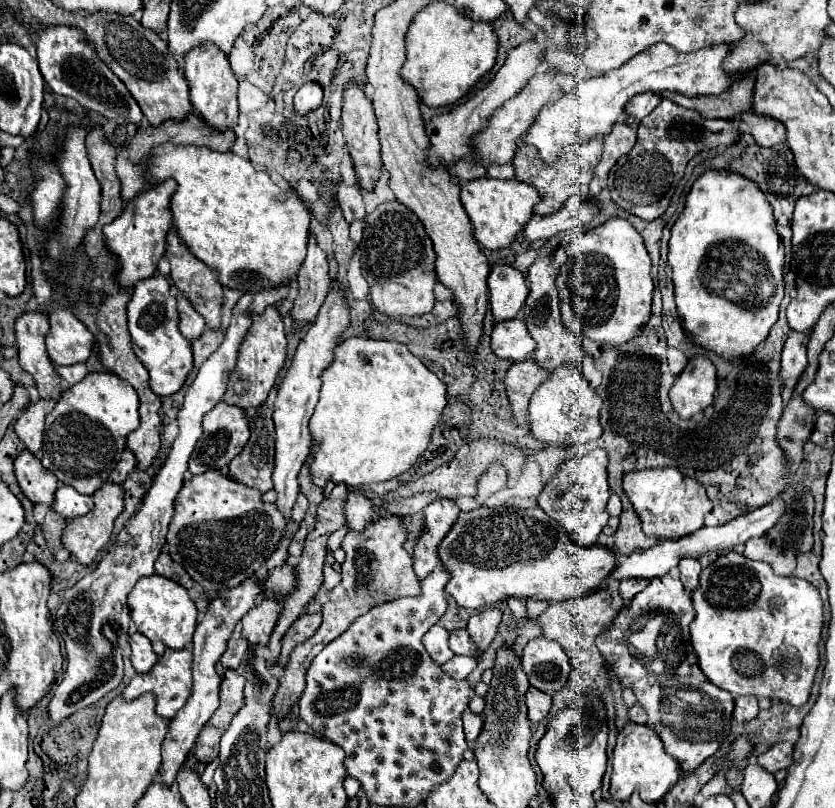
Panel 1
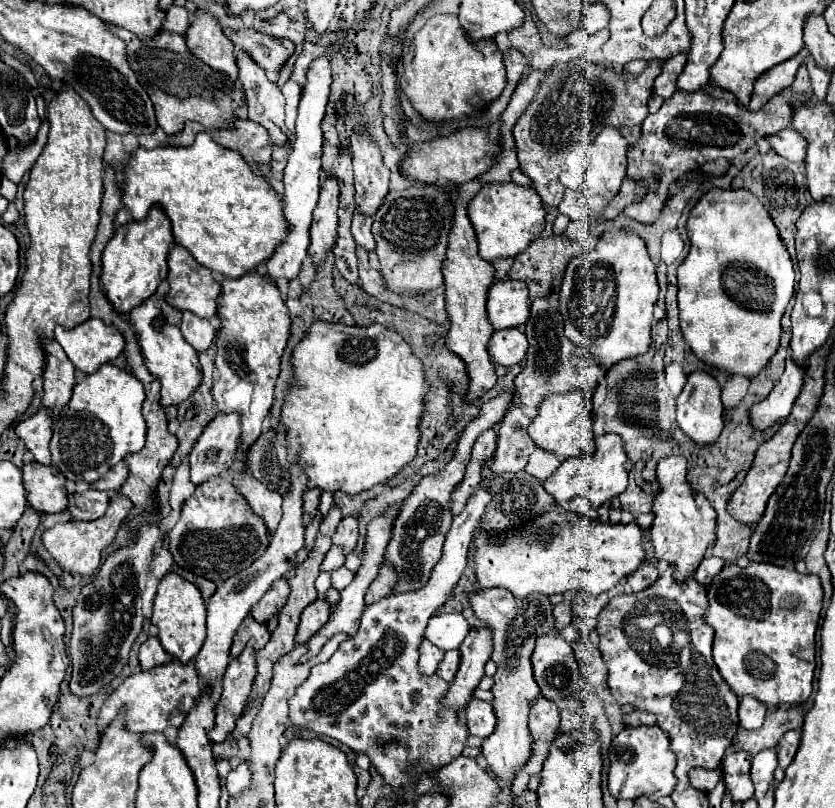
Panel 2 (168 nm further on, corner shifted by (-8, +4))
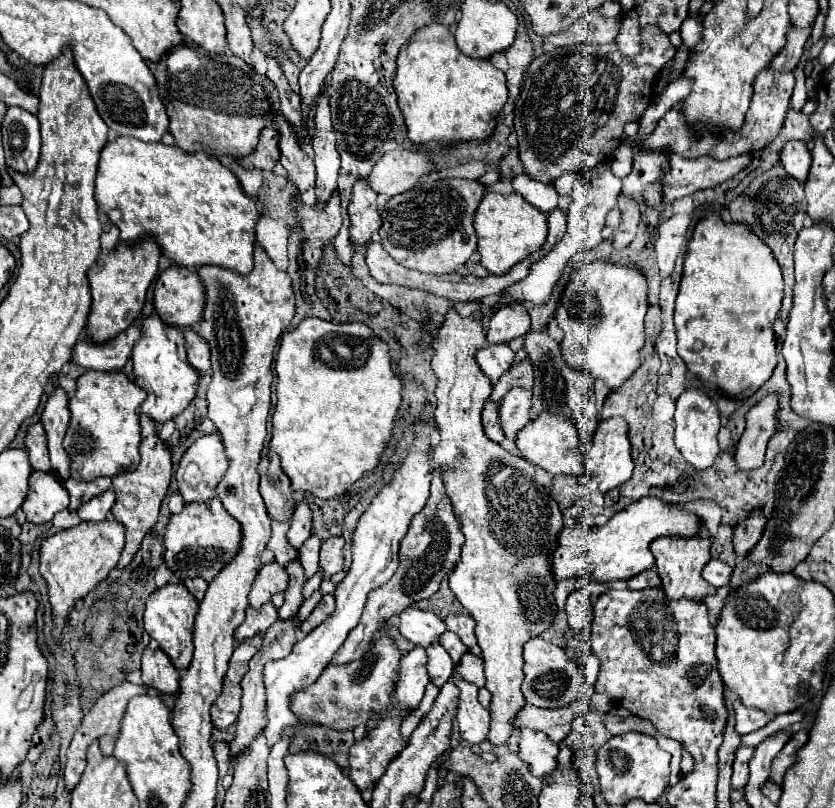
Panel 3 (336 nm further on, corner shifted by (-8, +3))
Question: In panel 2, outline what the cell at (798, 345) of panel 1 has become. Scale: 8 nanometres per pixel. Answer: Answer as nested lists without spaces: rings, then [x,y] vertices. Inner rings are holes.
[[[790,358],[786,360],[786,370],[772,392],[758,404],[750,406],[750,420],[758,430],[766,430],[788,418],[794,400],[800,394],[804,382],[804,370],[798,368]]]

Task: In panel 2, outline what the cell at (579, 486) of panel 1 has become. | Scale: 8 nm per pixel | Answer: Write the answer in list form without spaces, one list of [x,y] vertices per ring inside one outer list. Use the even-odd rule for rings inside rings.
[[[606,432],[596,438],[596,452],[590,462],[584,458],[570,458],[560,464],[560,468],[544,480],[544,488],[548,494],[554,496],[556,504],[564,510],[574,510],[582,516],[588,516],[592,520],[598,518],[596,510],[610,500],[612,496],[620,494],[628,484],[628,456],[624,452],[624,444],[618,434]]]

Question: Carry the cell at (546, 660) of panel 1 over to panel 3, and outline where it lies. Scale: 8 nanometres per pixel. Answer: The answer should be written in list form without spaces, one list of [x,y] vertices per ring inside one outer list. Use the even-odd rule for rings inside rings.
[[[534,637],[524,645],[524,659],[526,659],[526,681],[522,683],[522,693],[526,703],[534,707],[554,709],[566,705],[566,691],[572,683],[572,677],[578,675],[576,663],[566,655],[566,651],[542,637]]]

